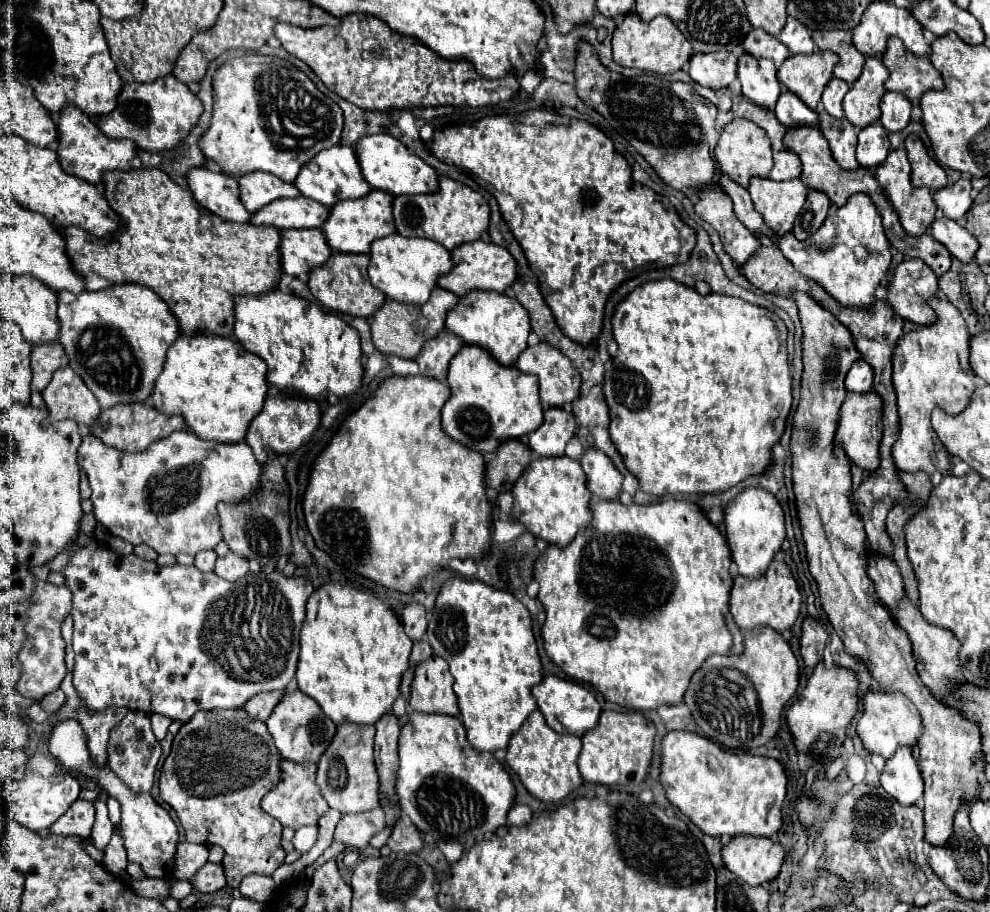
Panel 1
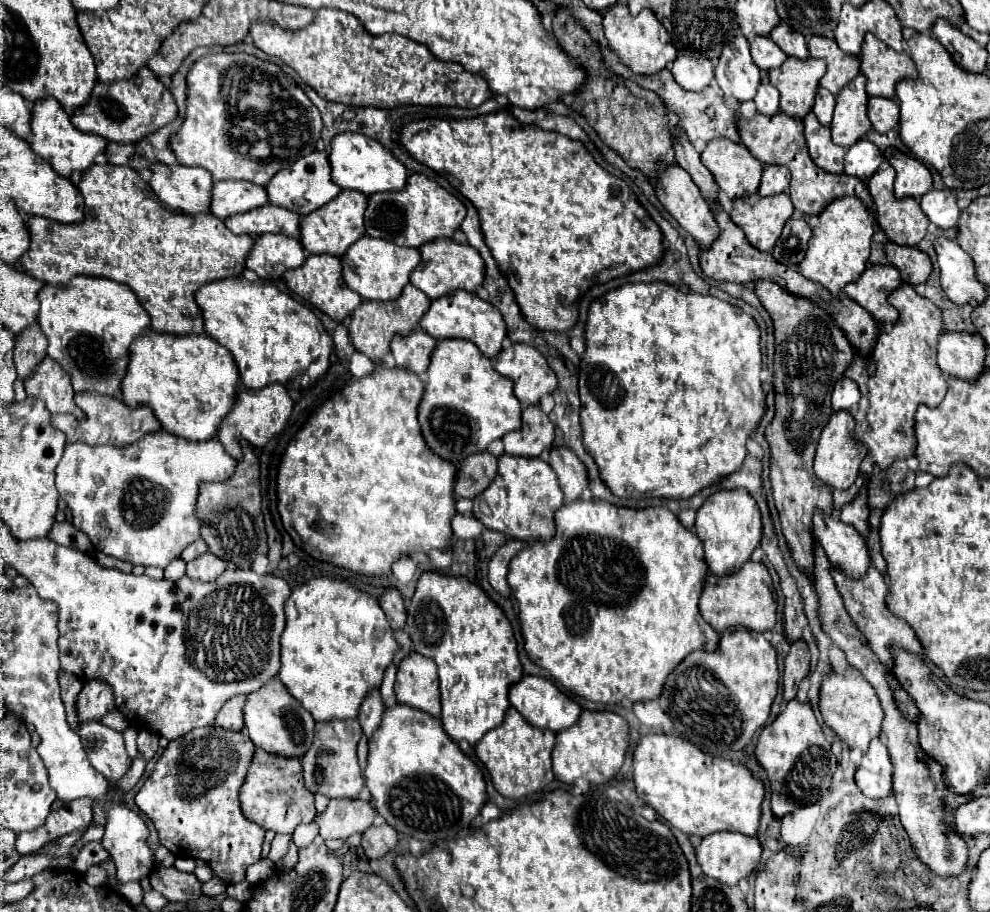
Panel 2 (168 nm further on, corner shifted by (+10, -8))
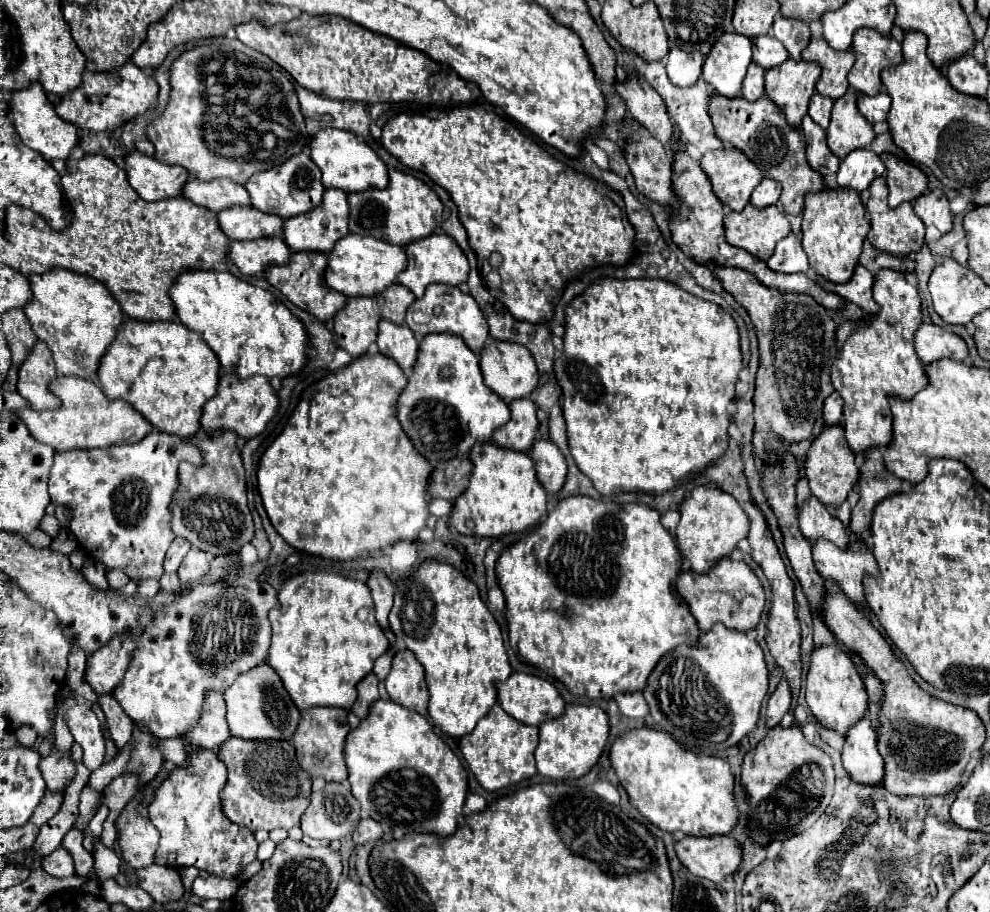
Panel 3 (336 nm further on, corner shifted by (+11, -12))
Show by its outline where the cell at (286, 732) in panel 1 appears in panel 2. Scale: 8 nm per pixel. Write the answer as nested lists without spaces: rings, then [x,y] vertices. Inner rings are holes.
[[[275,676],[267,684],[263,684],[259,690],[247,694],[247,702],[243,706],[243,720],[245,730],[255,746],[263,746],[263,750],[271,750],[275,754],[287,754],[287,758],[299,758],[303,756],[313,738],[315,720],[295,698],[287,692],[283,682]]]

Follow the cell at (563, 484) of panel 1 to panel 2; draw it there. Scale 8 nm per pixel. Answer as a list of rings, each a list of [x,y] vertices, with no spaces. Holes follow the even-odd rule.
[[[499,456],[499,468],[485,492],[475,496],[473,516],[487,528],[515,540],[547,540],[555,530],[553,514],[563,504],[563,492],[551,466],[541,458]]]

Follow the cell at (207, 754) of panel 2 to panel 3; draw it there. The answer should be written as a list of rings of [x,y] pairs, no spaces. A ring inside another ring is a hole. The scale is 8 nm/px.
[[[216,748],[214,750],[192,750],[186,756],[186,766],[176,766],[168,778],[156,788],[154,800],[148,806],[148,818],[160,832],[160,844],[156,850],[156,864],[172,866],[172,868],[186,868],[196,866],[200,870],[208,870],[212,876],[220,878],[238,878],[250,862],[256,860],[258,842],[254,838],[252,830],[246,830],[246,826],[238,826],[230,822],[222,814],[220,804],[220,792],[222,786],[226,786],[226,764],[218,758]]]

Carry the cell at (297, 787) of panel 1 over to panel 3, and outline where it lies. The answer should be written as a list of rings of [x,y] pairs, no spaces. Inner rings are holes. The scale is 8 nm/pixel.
[[[230,738],[218,748],[218,756],[228,766],[228,784],[222,790],[222,810],[224,814],[240,824],[256,830],[274,830],[284,828],[290,830],[300,826],[300,816],[310,806],[310,776],[300,768],[294,746],[290,742],[264,742],[254,744],[242,738]]]

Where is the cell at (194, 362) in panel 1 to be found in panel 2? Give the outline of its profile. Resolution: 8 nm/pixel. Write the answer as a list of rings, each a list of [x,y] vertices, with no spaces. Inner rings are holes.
[[[147,332],[131,342],[131,356],[127,364],[127,374],[121,386],[121,398],[127,406],[151,406],[153,414],[159,418],[161,426],[171,434],[191,438],[191,440],[207,440],[215,436],[215,426],[219,426],[219,418],[227,414],[227,406],[231,406],[231,396],[235,396],[239,374],[231,360],[231,352],[227,352],[219,342],[215,342],[207,334],[167,334],[167,332]]]

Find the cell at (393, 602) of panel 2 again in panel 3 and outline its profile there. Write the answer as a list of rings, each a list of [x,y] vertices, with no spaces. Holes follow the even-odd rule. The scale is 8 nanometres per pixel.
[[[374,570],[370,574],[368,586],[372,590],[372,598],[374,598],[374,604],[376,604],[376,620],[384,630],[388,630],[390,628],[388,614],[390,614],[392,604],[394,604],[394,586],[382,570]]]

